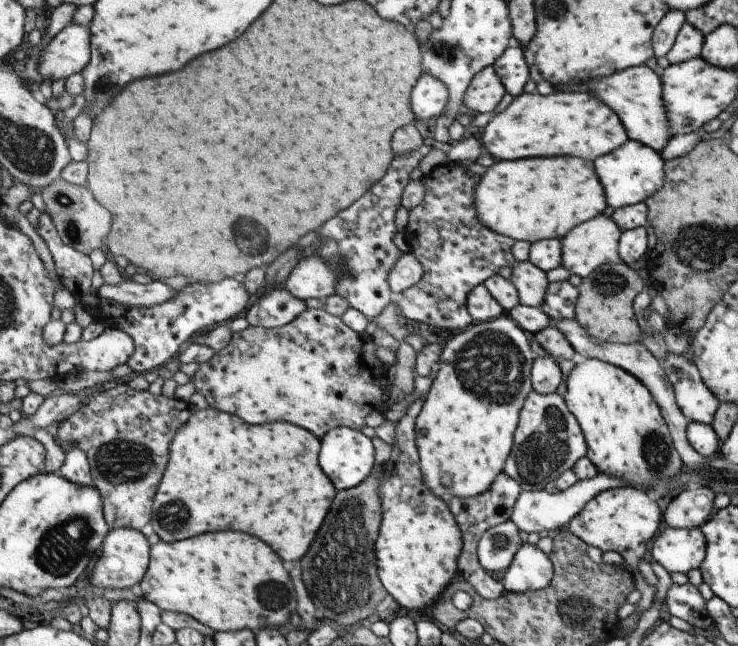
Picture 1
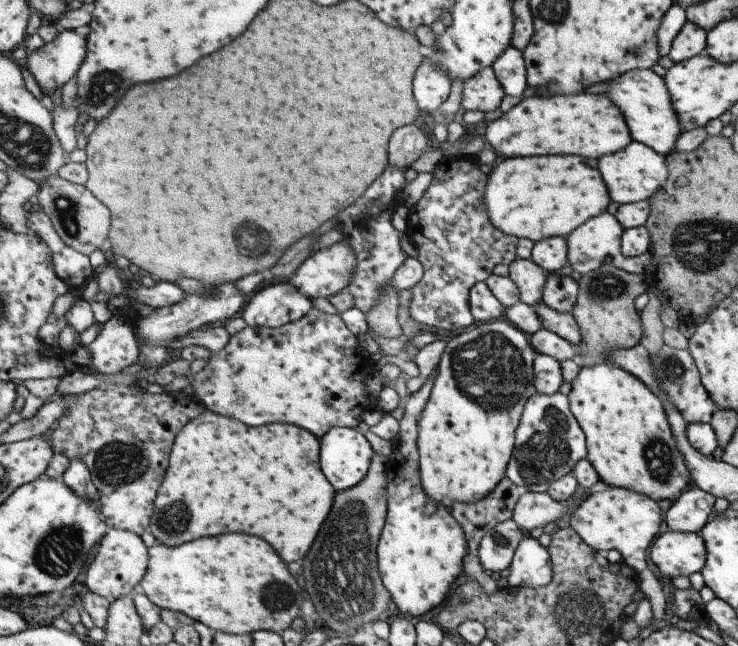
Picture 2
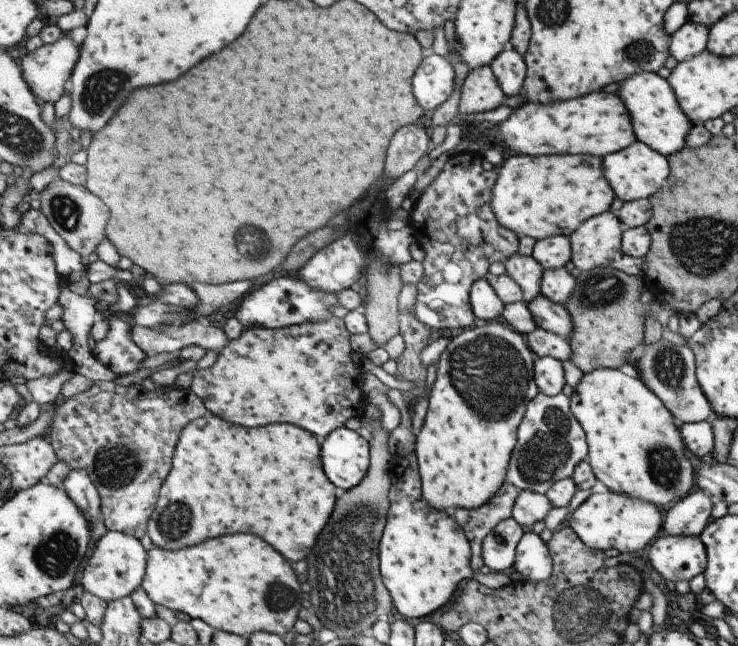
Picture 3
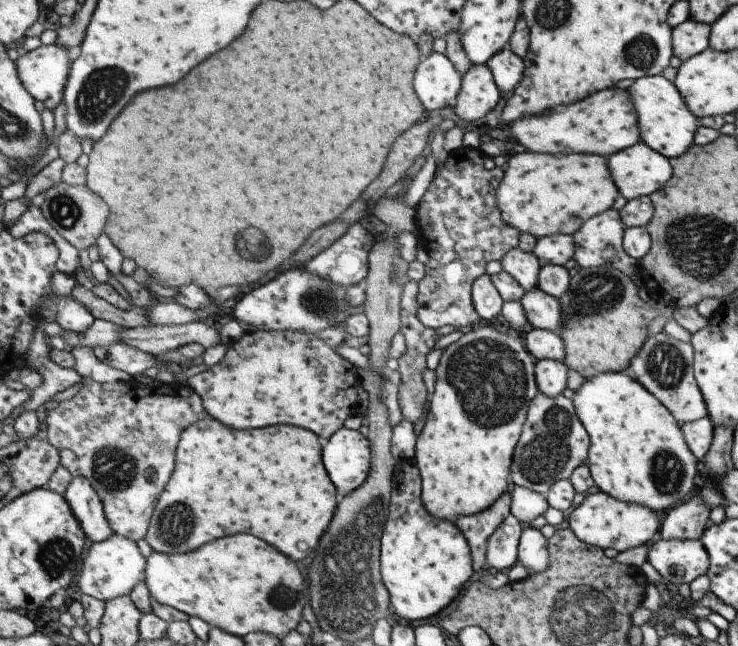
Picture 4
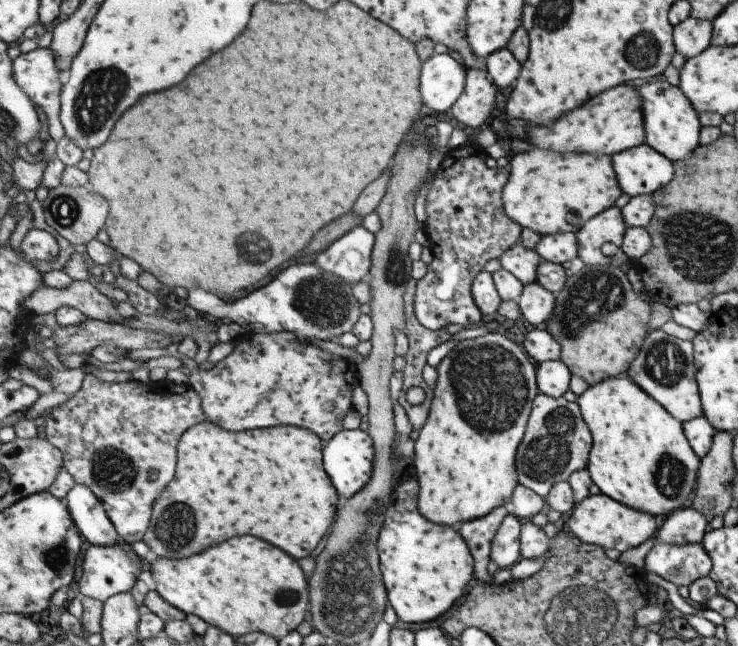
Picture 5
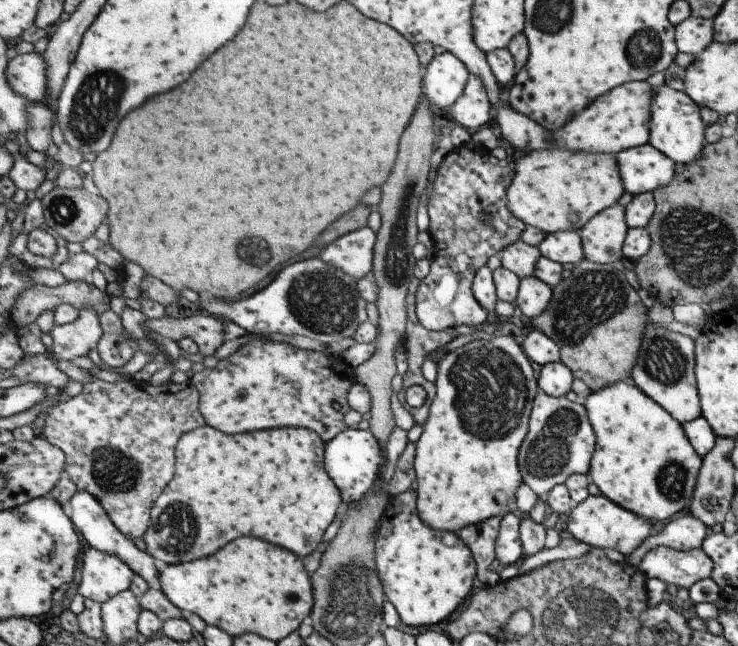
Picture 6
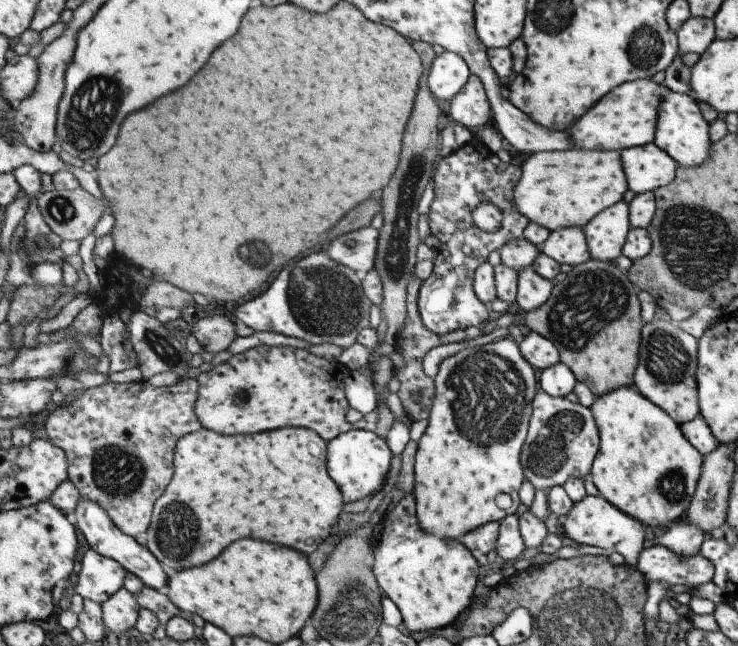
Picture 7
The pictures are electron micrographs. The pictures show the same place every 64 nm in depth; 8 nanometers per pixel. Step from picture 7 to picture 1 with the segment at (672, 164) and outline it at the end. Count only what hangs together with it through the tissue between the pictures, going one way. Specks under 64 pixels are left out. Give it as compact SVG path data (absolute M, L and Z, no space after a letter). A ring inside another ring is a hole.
M627 139L615 152L600 156L595 162L599 180L606 189L607 204L614 209L644 202L647 197L655 194L665 182L665 162L654 149L639 141Z

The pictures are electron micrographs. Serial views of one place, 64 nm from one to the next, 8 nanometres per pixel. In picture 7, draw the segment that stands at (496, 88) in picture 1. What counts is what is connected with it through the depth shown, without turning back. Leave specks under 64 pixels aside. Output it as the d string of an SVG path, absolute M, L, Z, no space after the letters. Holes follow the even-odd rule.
M472 74L463 90L450 101L449 121L477 131L493 124L493 108L486 85Z

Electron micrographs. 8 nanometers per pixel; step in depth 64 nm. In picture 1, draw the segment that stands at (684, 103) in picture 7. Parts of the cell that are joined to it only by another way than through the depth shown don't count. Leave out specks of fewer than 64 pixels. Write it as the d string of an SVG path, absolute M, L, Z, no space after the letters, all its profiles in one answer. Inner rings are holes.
M638 66L626 68L599 80L590 80L588 84L592 88L592 94L599 96L619 114L619 120L626 129L628 138L647 145L657 153L663 152L663 148L673 136L664 104L661 78L648 67Z

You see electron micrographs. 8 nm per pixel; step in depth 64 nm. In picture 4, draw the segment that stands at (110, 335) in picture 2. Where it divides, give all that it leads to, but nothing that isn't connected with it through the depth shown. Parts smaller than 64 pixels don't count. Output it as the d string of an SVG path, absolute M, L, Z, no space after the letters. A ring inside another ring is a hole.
M121 342L110 347L107 363L113 368L129 372L133 376L141 374L153 366L161 367L154 355L141 352L138 348L131 348Z

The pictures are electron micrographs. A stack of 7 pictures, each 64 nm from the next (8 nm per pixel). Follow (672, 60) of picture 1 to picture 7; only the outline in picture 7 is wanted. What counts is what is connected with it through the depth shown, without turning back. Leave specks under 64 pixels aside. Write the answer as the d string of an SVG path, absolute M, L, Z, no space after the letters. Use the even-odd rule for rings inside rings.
M689 17L677 30L678 52L700 55L715 39L712 19Z

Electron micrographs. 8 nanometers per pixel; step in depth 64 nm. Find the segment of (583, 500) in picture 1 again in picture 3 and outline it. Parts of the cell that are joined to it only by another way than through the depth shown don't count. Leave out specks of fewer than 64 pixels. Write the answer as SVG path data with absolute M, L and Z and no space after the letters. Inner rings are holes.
M521 489L512 513L515 520L518 520L519 524L523 524L527 530L533 524L543 521L553 507L553 502L547 495Z

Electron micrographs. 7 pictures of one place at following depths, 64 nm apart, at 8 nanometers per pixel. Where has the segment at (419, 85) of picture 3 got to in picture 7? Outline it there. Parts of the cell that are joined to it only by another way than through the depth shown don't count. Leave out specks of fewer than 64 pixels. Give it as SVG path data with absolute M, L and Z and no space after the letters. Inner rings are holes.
M445 50L435 59L427 78L437 100L451 101L463 90L471 75L470 66L463 56Z

